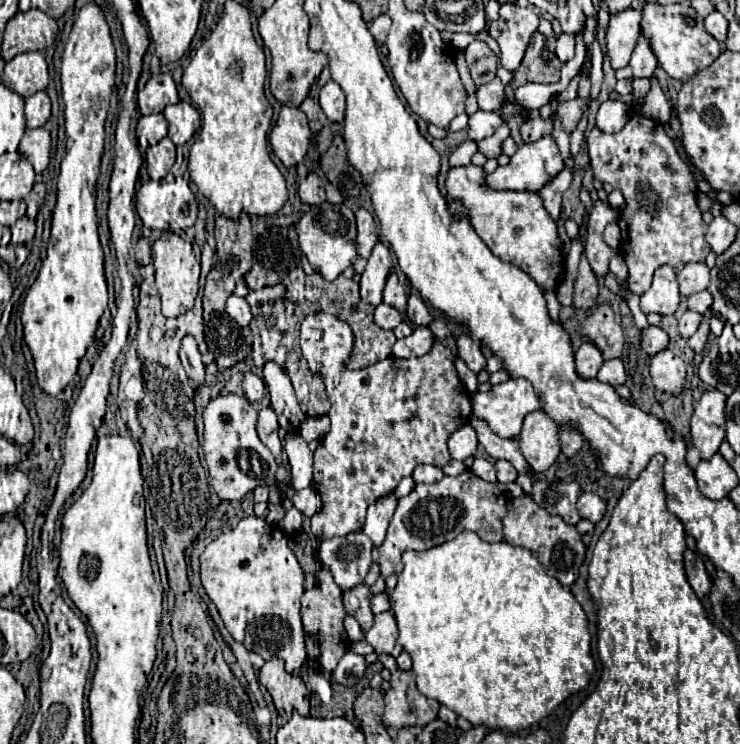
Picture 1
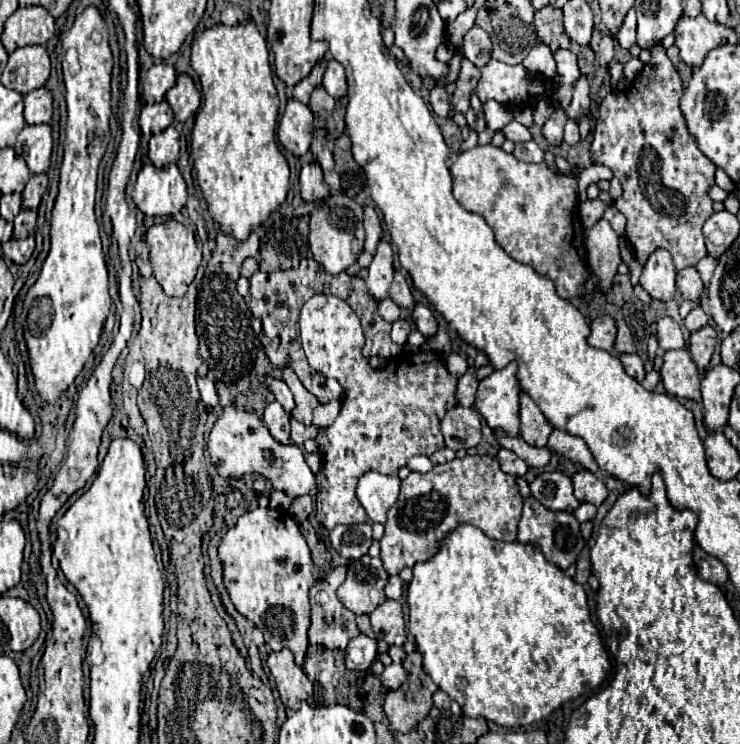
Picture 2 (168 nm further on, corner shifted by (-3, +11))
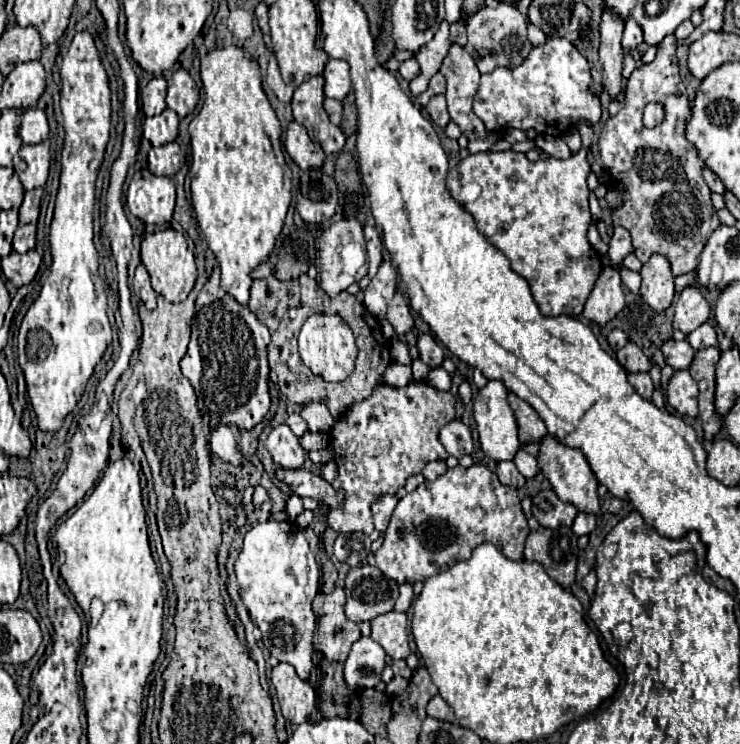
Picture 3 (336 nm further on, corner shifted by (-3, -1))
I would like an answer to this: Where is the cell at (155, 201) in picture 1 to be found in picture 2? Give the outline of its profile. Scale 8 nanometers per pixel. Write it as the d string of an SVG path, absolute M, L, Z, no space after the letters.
M152 164L144 166L138 172L138 180L132 190L132 200L146 216L176 216L188 202L186 182L176 164L166 164L164 168L154 168Z

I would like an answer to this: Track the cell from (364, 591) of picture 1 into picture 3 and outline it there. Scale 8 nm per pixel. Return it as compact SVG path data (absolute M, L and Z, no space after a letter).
M360 564L356 568L352 568L346 576L346 616L352 622L370 622L380 614L386 614L394 608L396 600L398 600L398 584L390 578L386 578L376 566L370 564Z

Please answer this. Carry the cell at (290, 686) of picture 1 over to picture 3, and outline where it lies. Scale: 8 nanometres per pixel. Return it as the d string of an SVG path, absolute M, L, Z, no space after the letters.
M278 664L270 676L276 696L282 708L282 716L292 724L302 724L314 716L317 708L317 694L314 688L300 680L290 664Z

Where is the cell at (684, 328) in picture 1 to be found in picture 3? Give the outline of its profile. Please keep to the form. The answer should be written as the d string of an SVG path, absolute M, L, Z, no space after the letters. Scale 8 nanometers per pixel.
M710 324L698 326L694 332L688 334L686 340L690 342L690 346L692 346L694 350L704 350L704 348L710 348L710 346L716 346L716 348L718 348L716 330L714 330Z

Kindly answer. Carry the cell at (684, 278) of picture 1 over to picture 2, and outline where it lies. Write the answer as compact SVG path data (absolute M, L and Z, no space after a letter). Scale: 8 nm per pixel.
M694 266L682 268L676 274L676 286L678 286L684 300L698 300L702 296L702 290L704 290L702 278Z

